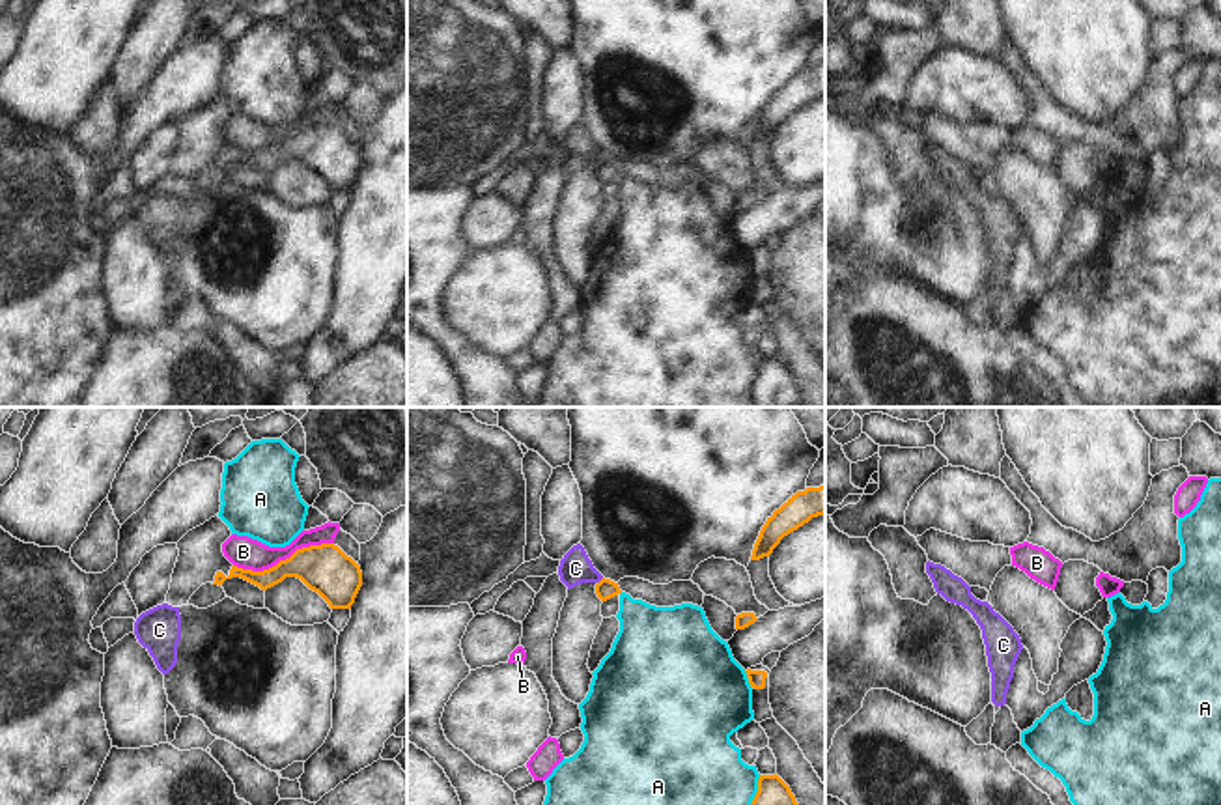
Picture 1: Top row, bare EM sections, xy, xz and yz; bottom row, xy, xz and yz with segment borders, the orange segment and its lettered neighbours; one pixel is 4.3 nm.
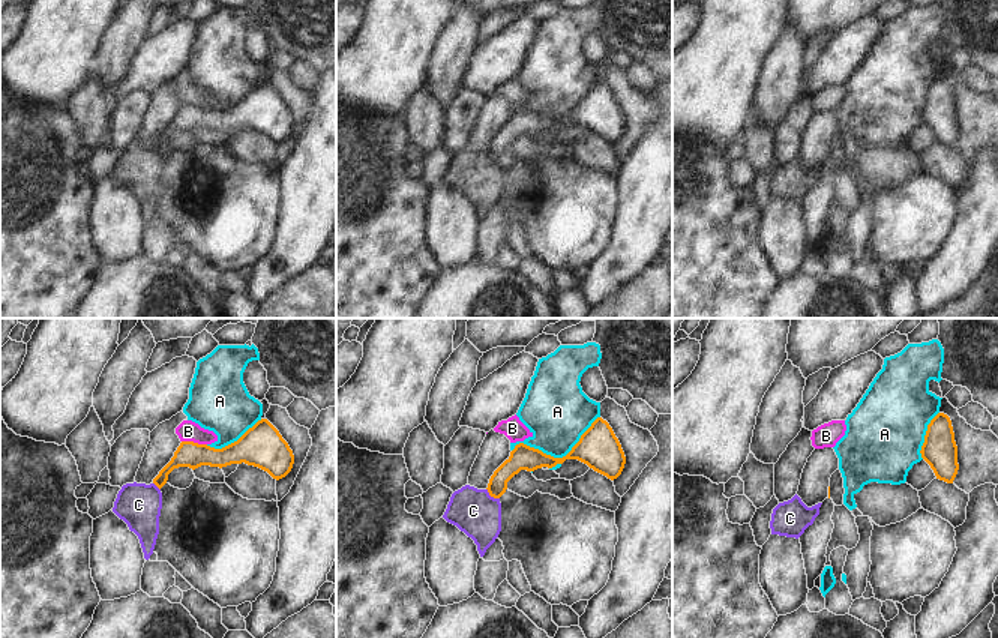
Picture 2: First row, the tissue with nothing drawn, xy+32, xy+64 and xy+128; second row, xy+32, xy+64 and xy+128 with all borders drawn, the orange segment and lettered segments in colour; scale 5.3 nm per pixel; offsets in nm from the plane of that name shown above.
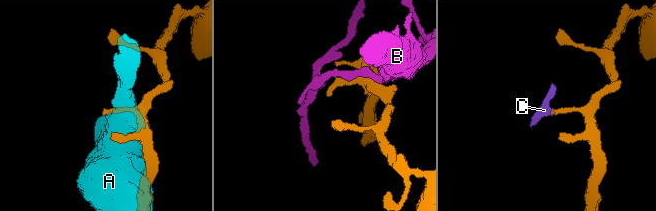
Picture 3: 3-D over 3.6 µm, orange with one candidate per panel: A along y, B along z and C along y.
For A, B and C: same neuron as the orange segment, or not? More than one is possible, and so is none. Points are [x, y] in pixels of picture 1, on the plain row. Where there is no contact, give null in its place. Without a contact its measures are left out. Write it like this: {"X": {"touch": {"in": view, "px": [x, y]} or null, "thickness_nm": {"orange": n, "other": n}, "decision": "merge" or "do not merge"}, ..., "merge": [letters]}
{"A": {"touch": {"in": "xz", "px": [749, 262]}, "thickness_nm": {"orange": 80, "other": 480}, "decision": "do not merge"}, "B": {"touch": {"in": "xy", "px": [282, 142]}, "thickness_nm": {"orange": 220, "other": 140}, "decision": "do not merge"}, "C": {"touch": {"in": "xz", "px": [600, 163]}, "thickness_nm": {"orange": 90, "other": 140}, "decision": "do not merge"}, "merge": []}

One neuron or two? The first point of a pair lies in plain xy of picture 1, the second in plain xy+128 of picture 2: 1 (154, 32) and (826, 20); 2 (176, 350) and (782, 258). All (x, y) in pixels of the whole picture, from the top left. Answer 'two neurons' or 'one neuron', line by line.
1: two neurons
2: two neurons

